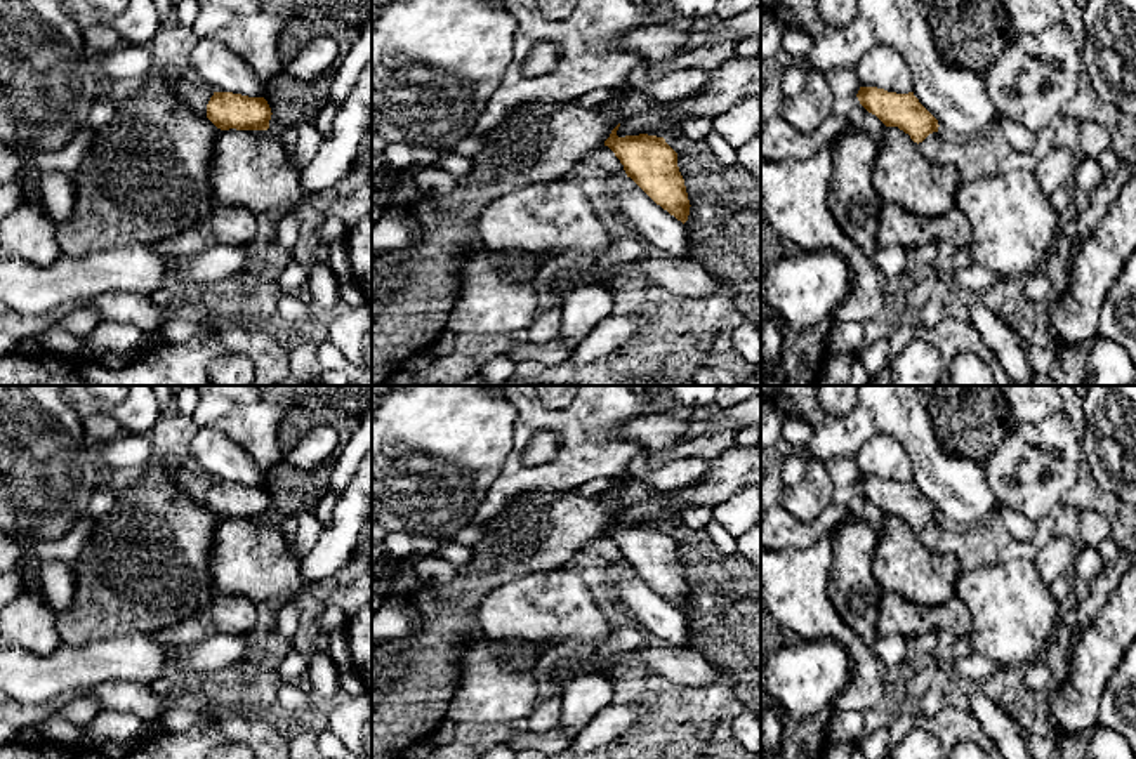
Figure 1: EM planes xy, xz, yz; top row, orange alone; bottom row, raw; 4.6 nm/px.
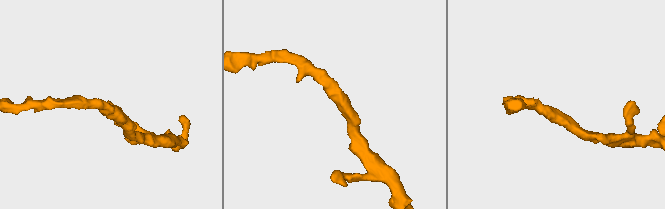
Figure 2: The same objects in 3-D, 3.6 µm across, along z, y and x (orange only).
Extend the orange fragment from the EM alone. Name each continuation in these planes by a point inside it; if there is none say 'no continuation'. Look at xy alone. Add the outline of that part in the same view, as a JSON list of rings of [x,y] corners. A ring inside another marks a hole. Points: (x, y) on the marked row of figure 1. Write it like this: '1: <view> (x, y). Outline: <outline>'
no continuation

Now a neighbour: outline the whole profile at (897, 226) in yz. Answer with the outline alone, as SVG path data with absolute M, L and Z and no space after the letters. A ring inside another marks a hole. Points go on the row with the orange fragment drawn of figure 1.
M884 201L877 228L877 243L881 247L900 245L912 248L941 241L955 248L969 247L971 222L957 205L941 219L936 219L919 217L896 203Z

